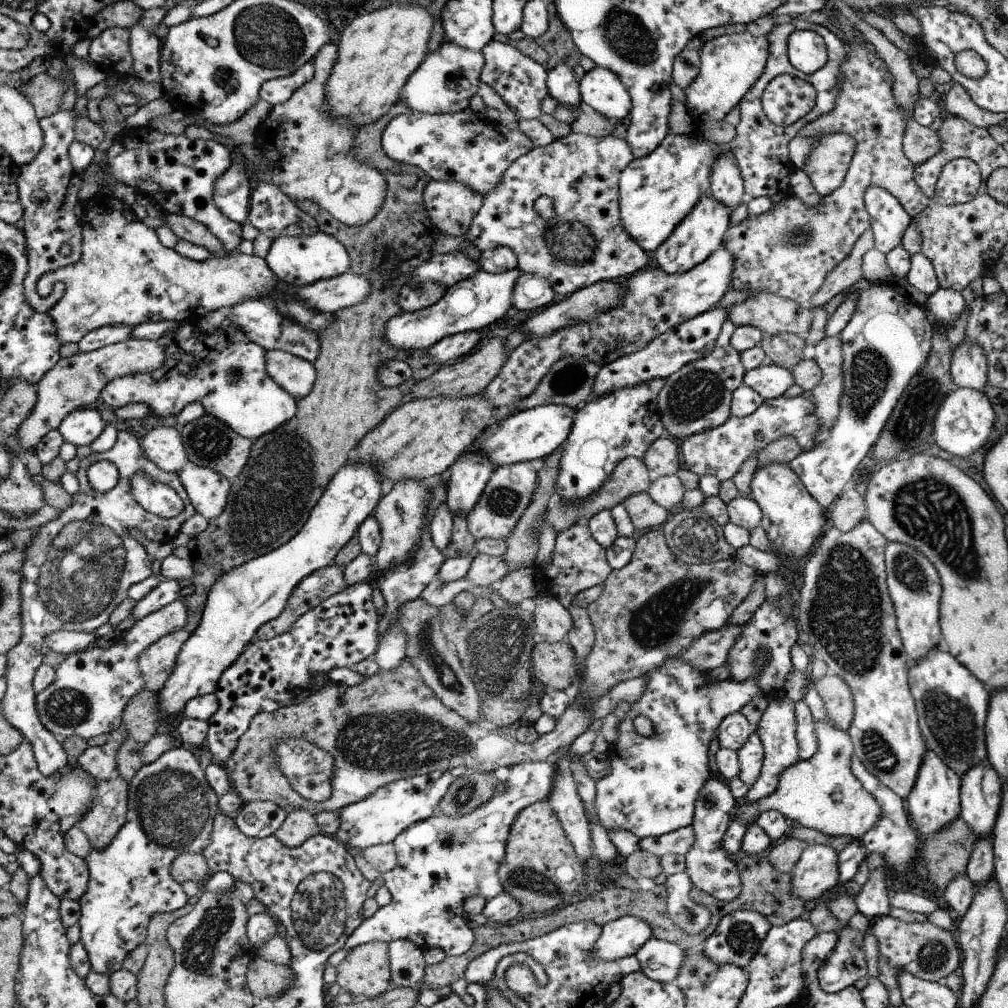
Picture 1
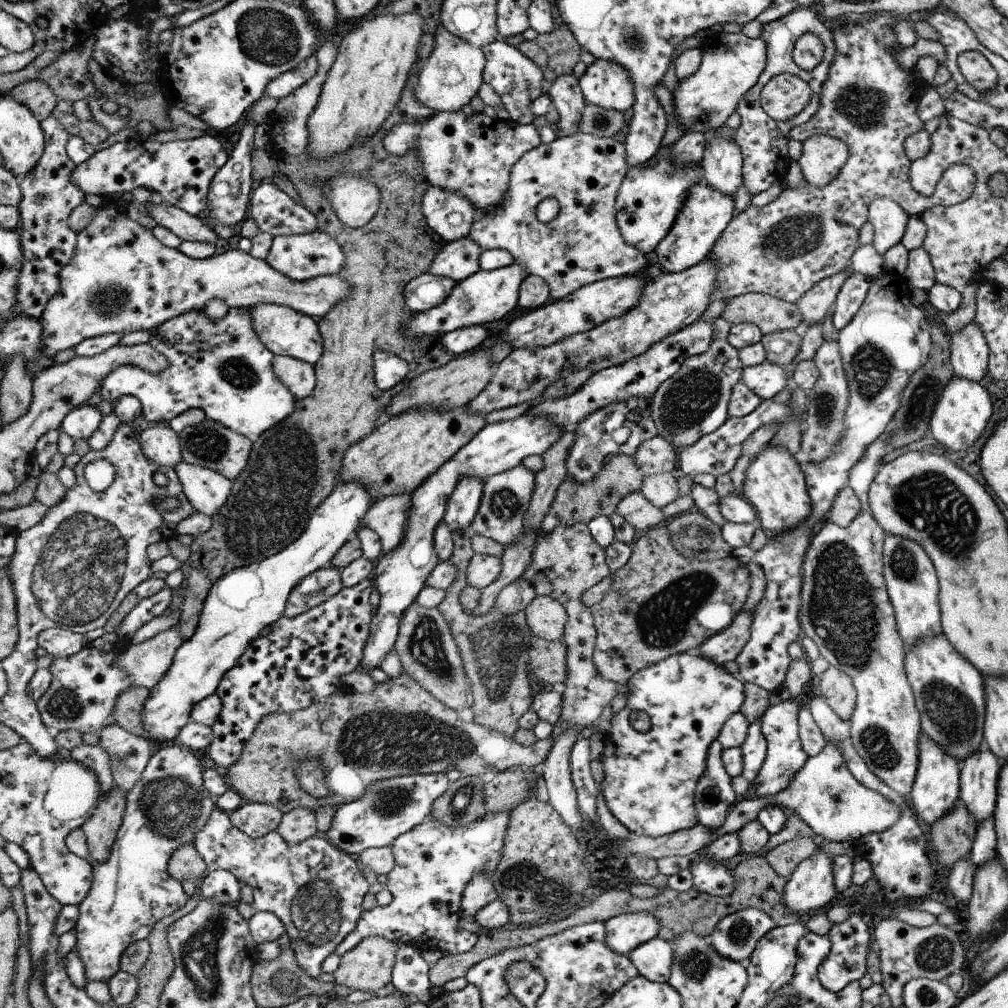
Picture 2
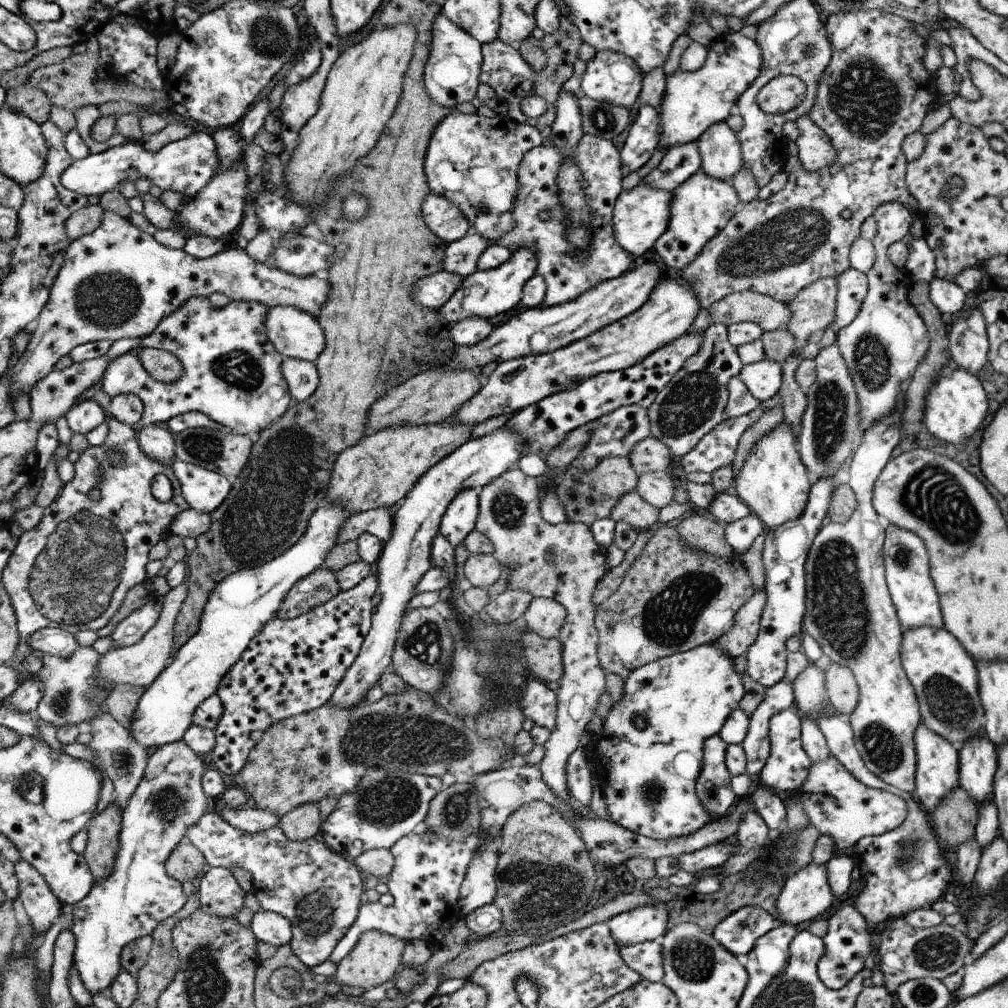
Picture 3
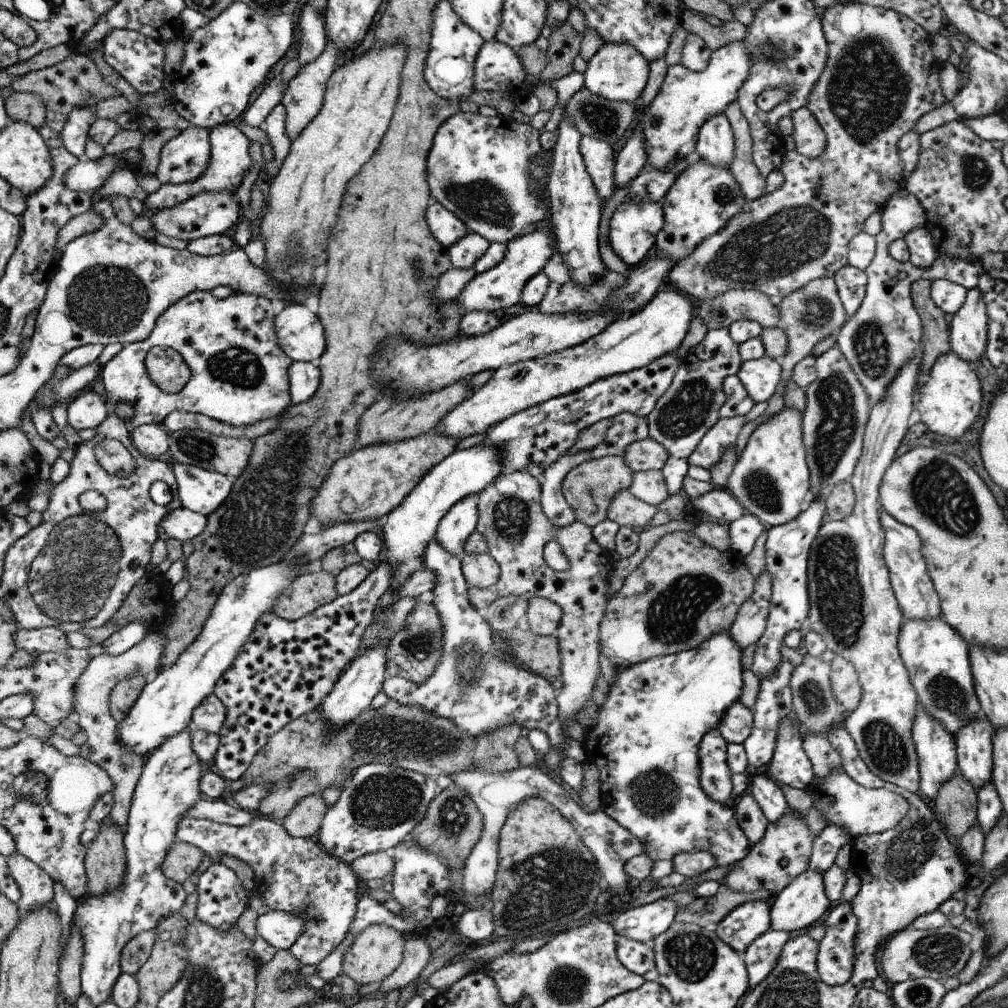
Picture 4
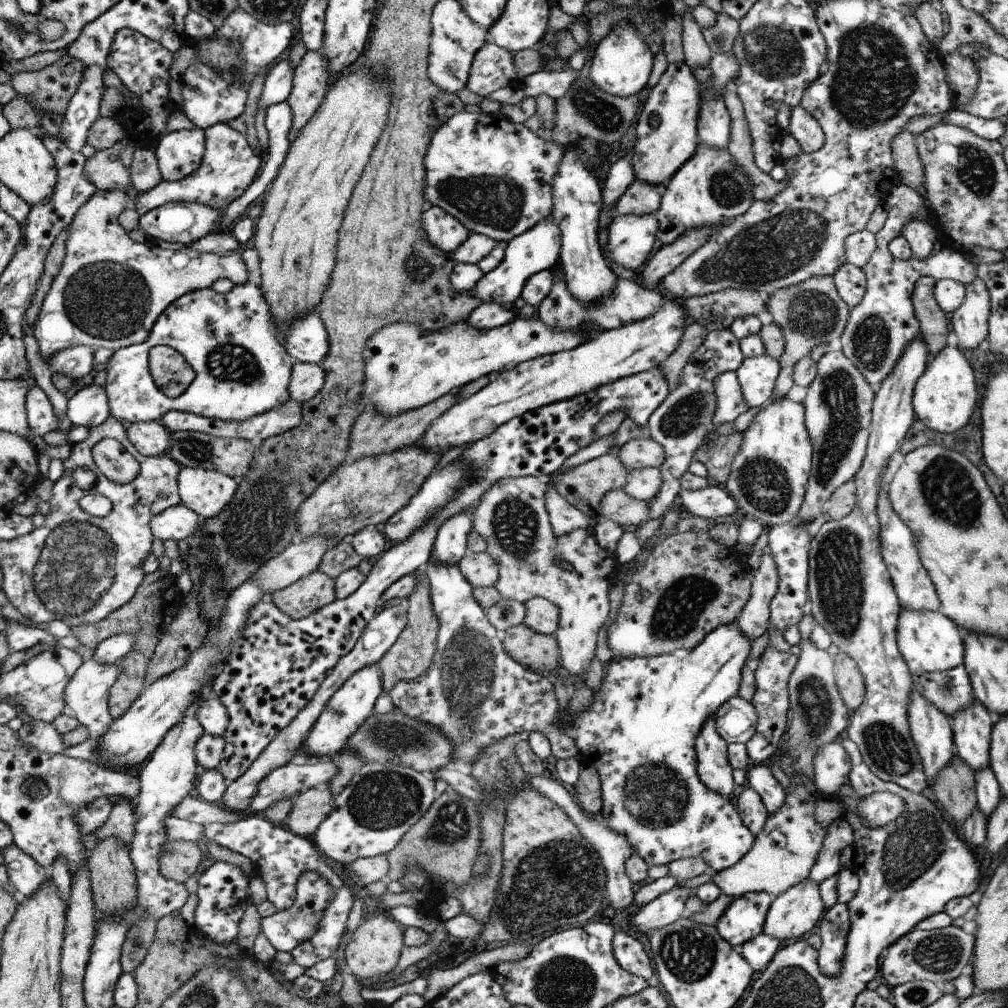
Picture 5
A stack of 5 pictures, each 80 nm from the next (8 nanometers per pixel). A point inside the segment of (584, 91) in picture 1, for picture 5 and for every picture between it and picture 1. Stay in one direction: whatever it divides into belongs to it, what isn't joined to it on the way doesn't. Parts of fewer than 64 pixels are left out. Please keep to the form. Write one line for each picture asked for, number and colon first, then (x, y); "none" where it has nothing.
2: (606, 84)
3: (611, 78)
4: (616, 72)
5: (622, 63)

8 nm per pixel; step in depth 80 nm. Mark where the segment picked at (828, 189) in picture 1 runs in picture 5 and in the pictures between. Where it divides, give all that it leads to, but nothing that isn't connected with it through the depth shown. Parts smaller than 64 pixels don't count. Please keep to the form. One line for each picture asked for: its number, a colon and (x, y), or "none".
2: (822, 156)
3: (816, 151)
4: (810, 139)
5: (806, 130)

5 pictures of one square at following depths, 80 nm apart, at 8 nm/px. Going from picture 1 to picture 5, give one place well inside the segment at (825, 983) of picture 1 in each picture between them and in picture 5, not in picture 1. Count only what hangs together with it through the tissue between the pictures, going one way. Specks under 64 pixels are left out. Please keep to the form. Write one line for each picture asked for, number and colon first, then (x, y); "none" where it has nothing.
2: (846, 963)
3: (848, 943)
4: (835, 961)
5: (834, 926)

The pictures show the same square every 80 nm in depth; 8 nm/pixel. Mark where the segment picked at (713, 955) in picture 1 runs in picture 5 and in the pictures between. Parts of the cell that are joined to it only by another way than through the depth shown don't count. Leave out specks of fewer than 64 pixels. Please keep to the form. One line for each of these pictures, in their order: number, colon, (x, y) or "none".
2: (736, 936)
3: (738, 933)
4: (743, 925)
5: (744, 918)

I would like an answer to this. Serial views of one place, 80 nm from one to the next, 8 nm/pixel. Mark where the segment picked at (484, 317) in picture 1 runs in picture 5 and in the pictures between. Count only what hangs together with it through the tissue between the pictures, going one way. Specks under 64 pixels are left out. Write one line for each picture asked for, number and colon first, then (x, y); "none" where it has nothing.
2: (487, 296)
3: (485, 294)
4: (501, 287)
5: (538, 249)

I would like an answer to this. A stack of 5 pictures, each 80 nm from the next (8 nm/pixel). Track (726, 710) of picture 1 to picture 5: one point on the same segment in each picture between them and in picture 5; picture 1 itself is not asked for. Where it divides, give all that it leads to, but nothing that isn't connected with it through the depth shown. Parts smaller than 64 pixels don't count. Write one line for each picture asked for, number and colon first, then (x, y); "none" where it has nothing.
2: (649, 784)
3: (648, 777)
4: (645, 744)
5: (639, 733)

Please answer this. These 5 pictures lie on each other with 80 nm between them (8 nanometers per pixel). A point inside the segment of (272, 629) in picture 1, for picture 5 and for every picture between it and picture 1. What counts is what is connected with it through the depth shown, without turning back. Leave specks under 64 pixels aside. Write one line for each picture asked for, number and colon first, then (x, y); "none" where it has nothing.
2: (315, 589)
3: (321, 586)
4: (308, 592)
5: (316, 590)

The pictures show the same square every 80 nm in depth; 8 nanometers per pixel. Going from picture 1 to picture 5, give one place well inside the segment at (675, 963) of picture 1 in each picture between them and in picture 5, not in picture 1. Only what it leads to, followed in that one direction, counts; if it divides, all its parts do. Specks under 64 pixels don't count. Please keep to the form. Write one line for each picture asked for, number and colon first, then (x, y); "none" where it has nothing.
2: (653, 960)
3: (646, 958)
4: (638, 957)
5: (630, 953)

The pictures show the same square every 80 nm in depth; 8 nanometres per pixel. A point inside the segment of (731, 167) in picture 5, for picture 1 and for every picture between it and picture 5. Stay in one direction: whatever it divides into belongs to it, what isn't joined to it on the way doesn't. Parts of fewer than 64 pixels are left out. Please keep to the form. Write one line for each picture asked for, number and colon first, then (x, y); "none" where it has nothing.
1: (698, 235)
2: (706, 213)
3: (702, 206)
4: (703, 199)

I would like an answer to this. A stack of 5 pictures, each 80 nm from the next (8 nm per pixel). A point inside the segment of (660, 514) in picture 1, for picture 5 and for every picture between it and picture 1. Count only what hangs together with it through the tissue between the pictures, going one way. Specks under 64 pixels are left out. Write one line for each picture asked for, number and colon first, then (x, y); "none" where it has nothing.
2: (639, 513)
3: (631, 508)
4: (625, 510)
5: (616, 506)

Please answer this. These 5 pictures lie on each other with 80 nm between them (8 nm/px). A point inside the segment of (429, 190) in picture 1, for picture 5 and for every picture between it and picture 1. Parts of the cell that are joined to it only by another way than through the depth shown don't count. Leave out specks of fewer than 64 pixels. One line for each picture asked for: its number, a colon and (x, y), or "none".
2: (450, 215)
3: (444, 219)
4: (446, 227)
5: (445, 232)

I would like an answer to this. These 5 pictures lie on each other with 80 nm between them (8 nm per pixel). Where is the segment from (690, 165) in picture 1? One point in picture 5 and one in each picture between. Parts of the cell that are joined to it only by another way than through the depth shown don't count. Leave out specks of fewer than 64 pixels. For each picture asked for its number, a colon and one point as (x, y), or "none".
2: (649, 200)
3: (640, 216)
4: (633, 229)
5: (631, 238)

